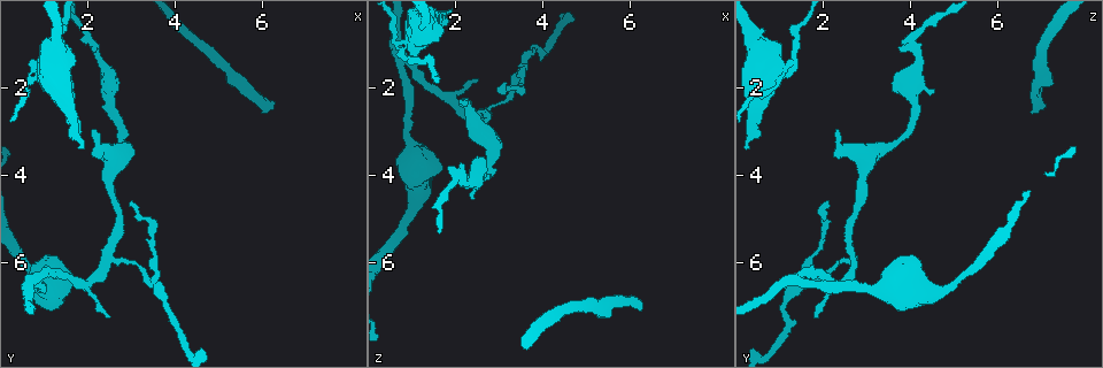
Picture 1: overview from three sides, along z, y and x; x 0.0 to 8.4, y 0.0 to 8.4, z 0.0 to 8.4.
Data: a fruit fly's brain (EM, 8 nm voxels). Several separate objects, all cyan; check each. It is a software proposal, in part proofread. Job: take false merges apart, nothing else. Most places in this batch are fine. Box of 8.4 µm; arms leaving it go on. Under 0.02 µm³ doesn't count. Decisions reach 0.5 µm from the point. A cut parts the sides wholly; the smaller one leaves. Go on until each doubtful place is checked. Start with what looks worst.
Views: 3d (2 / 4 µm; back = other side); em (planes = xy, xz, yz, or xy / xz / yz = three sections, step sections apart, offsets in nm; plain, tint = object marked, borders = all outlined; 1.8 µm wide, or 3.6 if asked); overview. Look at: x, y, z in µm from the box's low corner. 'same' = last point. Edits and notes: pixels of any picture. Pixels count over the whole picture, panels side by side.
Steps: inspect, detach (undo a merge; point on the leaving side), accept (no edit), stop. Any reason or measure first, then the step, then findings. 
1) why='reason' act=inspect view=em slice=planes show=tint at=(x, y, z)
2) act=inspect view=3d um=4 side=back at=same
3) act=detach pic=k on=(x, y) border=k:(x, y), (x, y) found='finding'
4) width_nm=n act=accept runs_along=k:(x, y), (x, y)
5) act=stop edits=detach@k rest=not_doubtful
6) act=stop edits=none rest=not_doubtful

why='sharp bend' act=inspect view=3d um=4 at=(3.50, 6.50, 1.50)

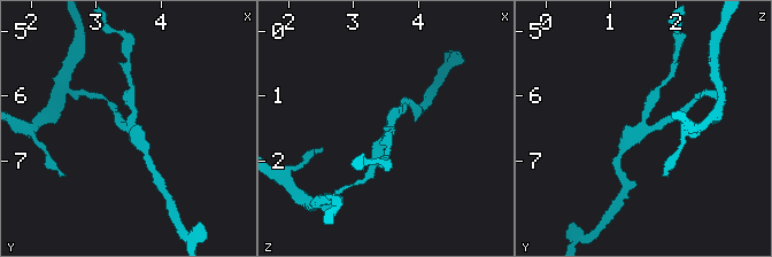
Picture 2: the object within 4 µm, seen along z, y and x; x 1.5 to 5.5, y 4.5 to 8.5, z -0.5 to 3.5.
arms=3 why='need the tissue' act=inspect view=em slice=yz step=4 show=tint at=(3.55, 6.45, 1.55)

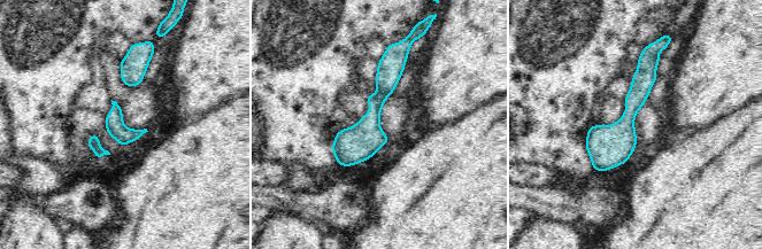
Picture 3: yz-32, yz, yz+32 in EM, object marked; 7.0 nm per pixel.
why='cut it another way' act=inspect view=em slice=planes show=borders at=same

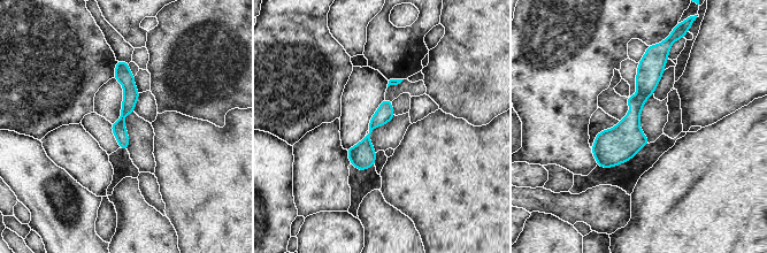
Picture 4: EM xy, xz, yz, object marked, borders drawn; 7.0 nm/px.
act=accept runs_along=4:(652, 58), (627, 135), (605, 165) found='one neuron here'

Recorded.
why='arms run side by side' act=inspect view=em um=3.6 slice=planes show=tint at=(0.80, 6.35, 1.35)

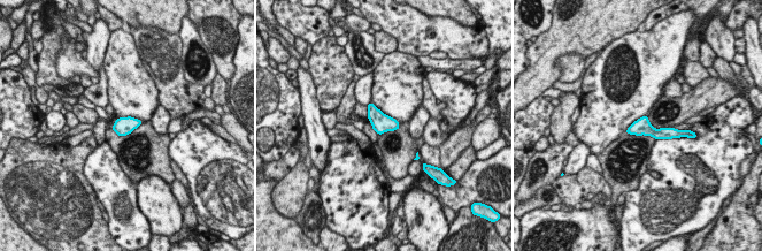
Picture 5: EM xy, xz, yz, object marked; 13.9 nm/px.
act=accept found='one neuron here'

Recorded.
why='three-way junction' act=inspect view=3d um=4 at=(2.45, 5.80, 2.65)

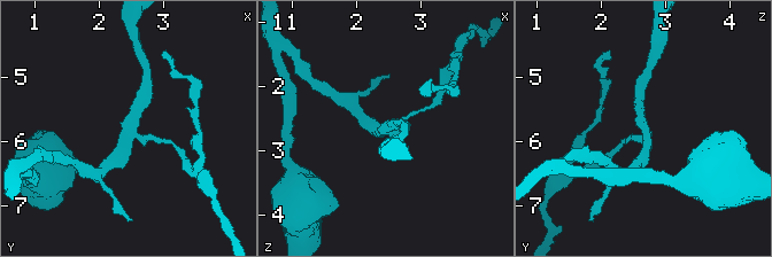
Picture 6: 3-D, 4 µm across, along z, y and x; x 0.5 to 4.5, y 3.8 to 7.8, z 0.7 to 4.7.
arms=3 why='shape alone is not enough' act=inspect view=em slice=yz step=8 show=tint at=(2.45, 5.85, 2.65)

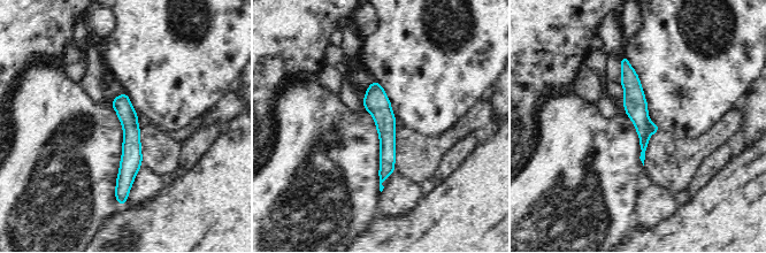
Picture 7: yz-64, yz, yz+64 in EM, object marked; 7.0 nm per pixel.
width_nm=130 act=detach pic=7 on=(653, 128) found='two neurons meet here'

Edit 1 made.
why='sharp bend' act=inspect view=3d um=4 at=(1.05, 1.60, 0.95)

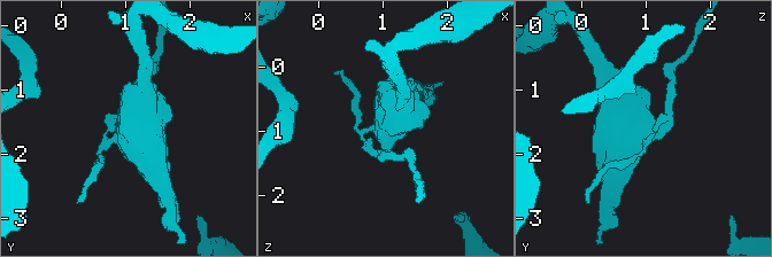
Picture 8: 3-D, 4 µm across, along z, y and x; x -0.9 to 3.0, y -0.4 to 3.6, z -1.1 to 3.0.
act=inspect view=em um=3.6 slice=yz step=4 show=tint at=(1.10, 1.65, 0.95)

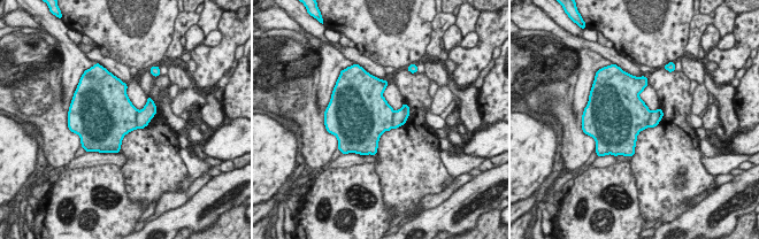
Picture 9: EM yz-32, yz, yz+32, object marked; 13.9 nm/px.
act=inspect view=em um=3.6 slice=xz step=8 show=tint at=same

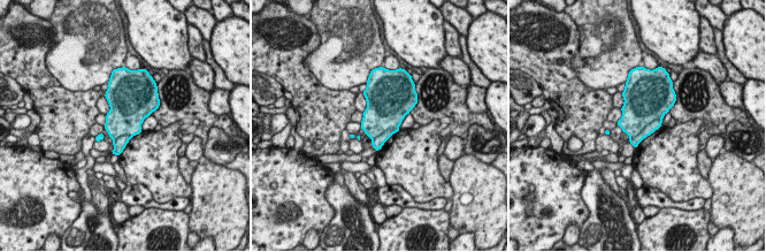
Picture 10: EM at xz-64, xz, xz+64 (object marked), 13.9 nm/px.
act=detach pic=10 on=(652, 127) found='a second neuron is stuck on'

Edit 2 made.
act=stop edits=detach@7,detach@10 rest=not_doubtful

